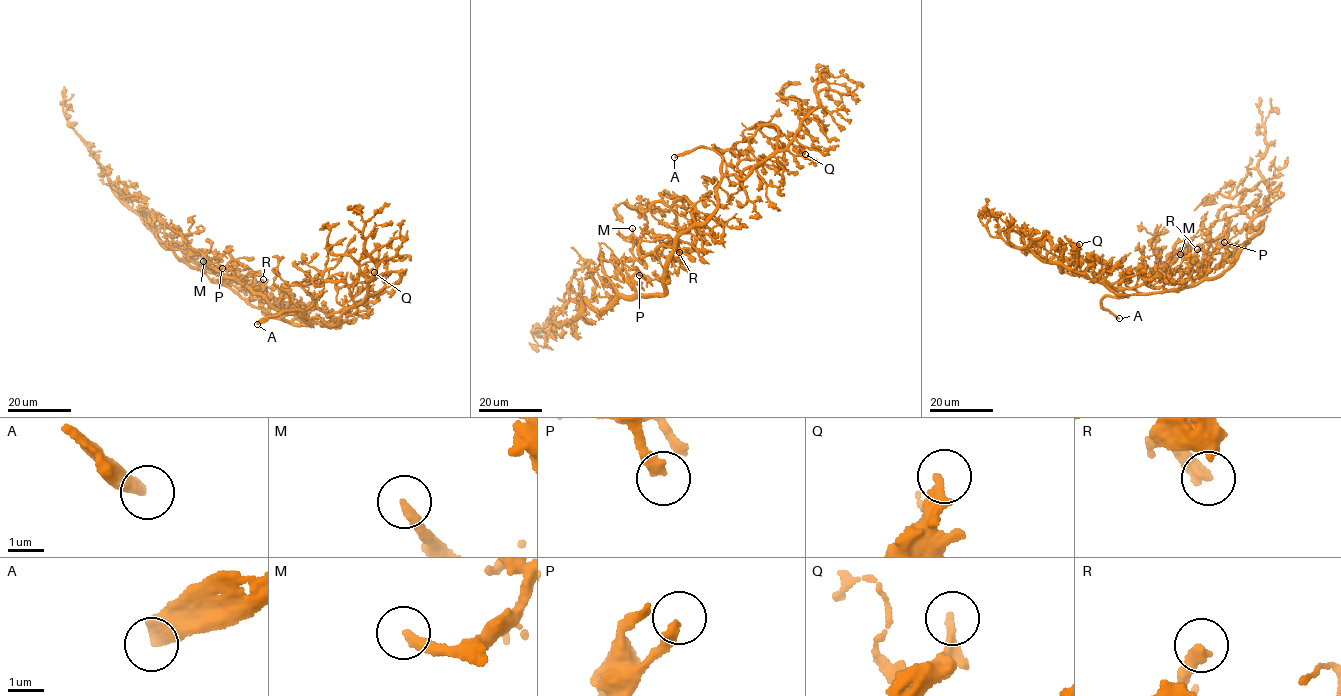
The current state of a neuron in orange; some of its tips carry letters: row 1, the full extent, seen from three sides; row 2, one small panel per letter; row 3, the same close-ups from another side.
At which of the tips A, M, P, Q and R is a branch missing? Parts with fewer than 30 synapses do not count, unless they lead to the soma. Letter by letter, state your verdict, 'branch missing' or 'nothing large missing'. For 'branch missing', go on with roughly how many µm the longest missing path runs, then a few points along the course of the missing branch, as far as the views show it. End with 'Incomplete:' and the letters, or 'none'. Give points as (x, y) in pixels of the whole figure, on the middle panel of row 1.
A: branch missing; about 15 µm are missing; missing branch runs (674, 157), (656, 156), (649, 147)
M: branch missing; about 15 µm are missing
P: nothing large missing
Q: nothing large missing
R: nothing large missing
Incomplete: A, M

